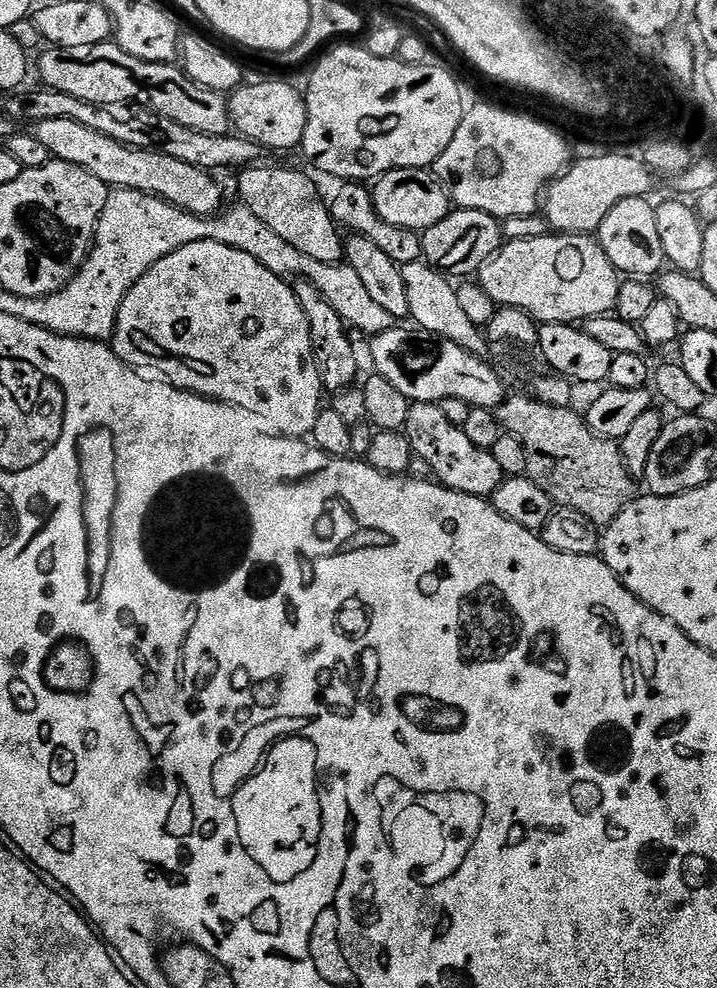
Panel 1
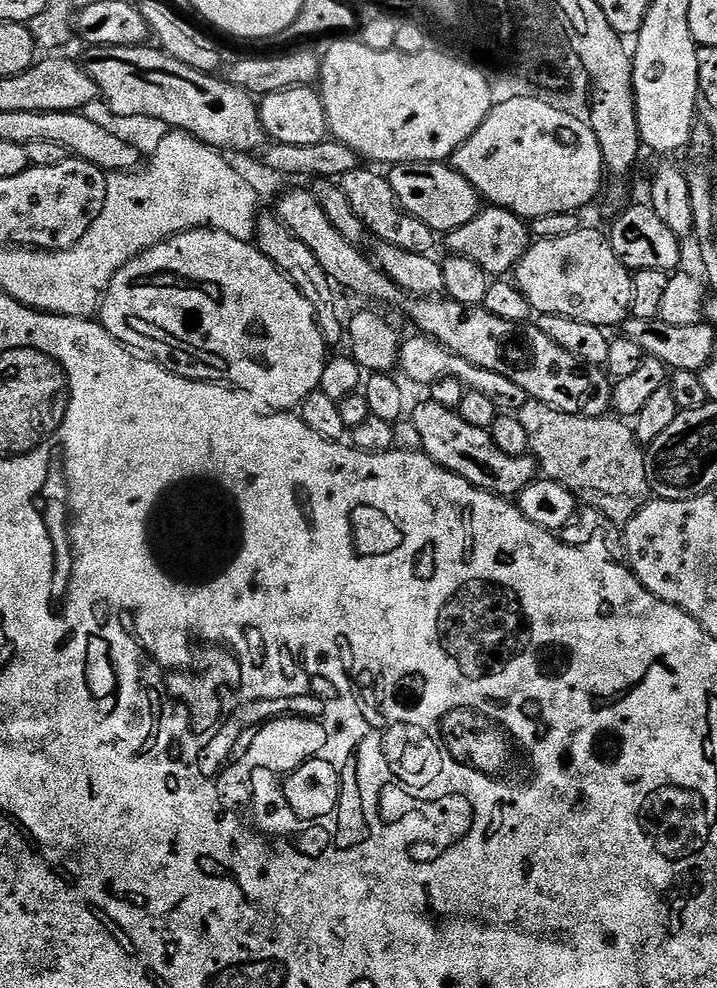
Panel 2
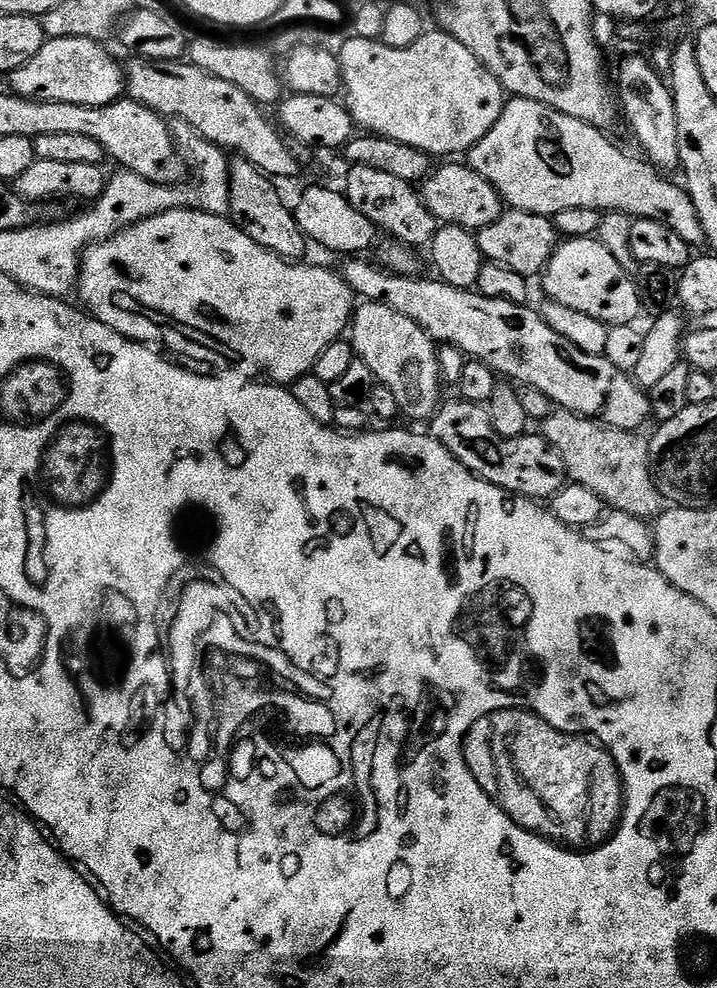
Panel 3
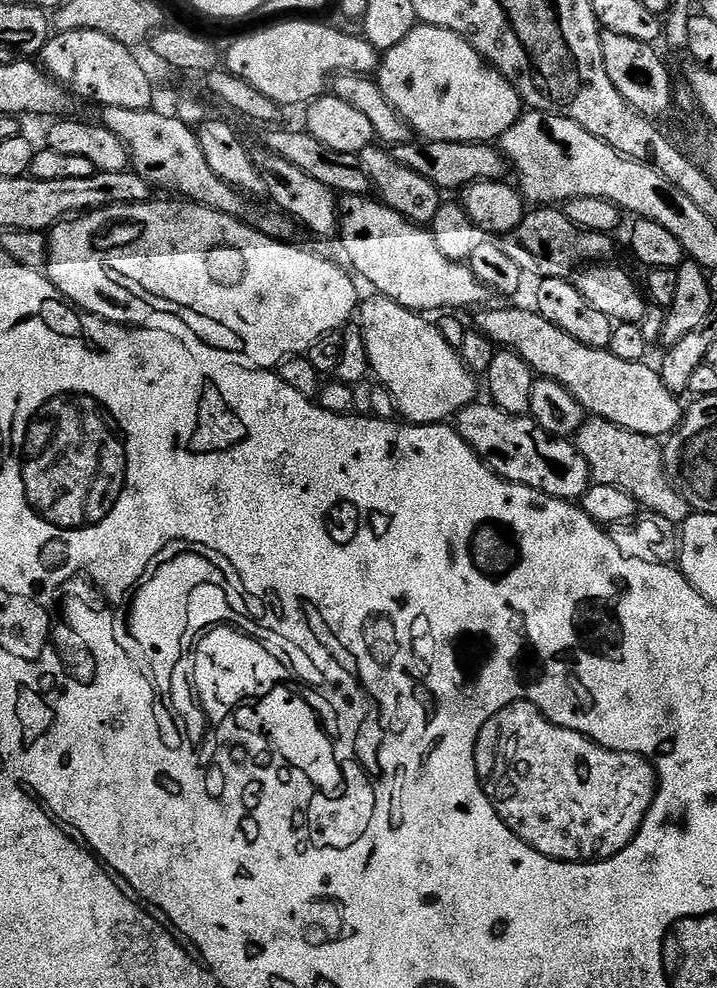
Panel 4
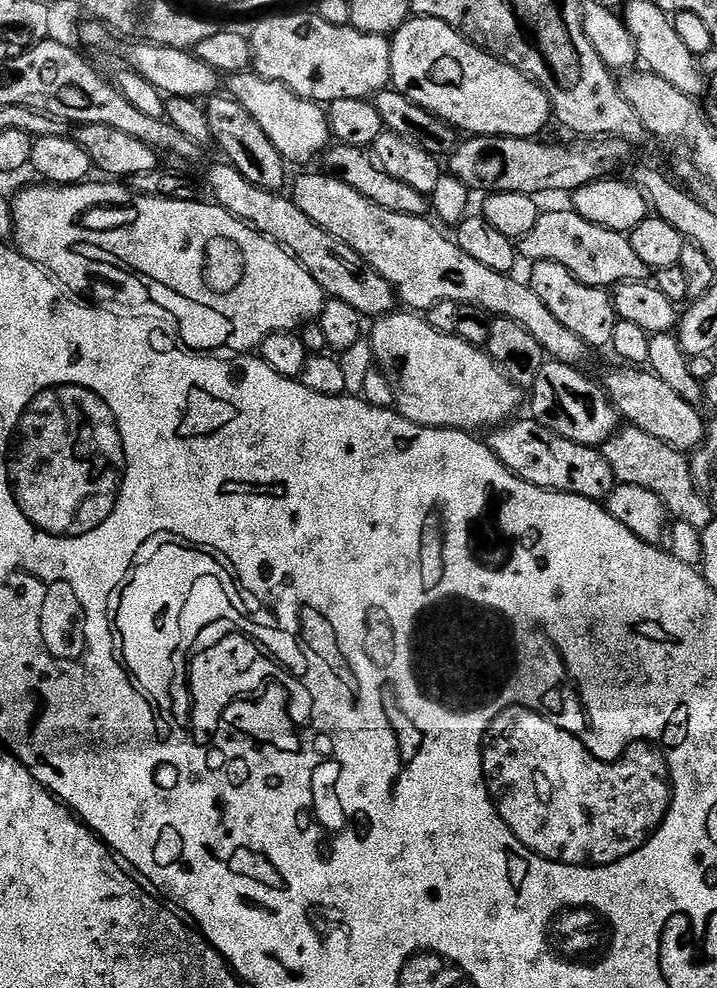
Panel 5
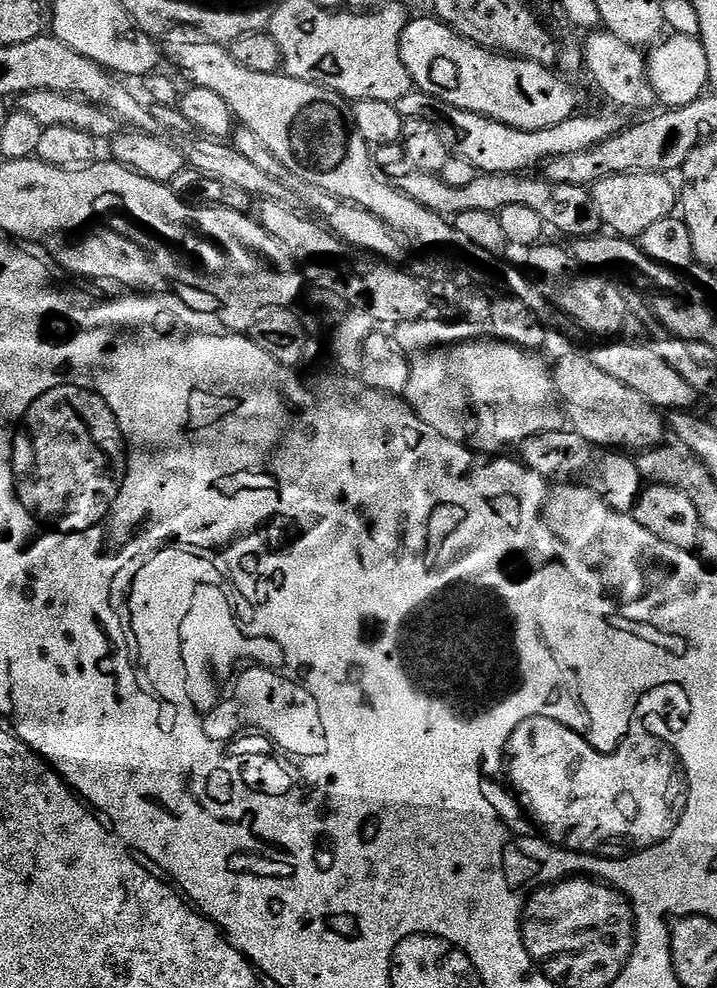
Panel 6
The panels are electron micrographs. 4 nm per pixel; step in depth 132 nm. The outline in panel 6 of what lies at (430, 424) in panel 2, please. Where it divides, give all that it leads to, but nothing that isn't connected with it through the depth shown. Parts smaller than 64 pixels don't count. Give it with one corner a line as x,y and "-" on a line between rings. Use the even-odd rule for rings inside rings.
571,430
540,432
519,445
518,452
524,467
530,471
557,484
577,484
579,488
589,488
616,512
631,513
646,487
646,481
631,455
586,442
586,438

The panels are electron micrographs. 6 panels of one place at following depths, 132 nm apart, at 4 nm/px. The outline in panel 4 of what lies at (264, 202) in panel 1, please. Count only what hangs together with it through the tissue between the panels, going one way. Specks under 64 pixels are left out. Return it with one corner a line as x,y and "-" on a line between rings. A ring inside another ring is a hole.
531,307
491,308
479,313
479,331
501,349
517,352
537,377
562,385
584,407
585,413
657,438
671,436
683,420
685,409
682,404
680,408
681,397
664,385
659,371
648,362
622,362
613,352
582,346
582,342
574,342
570,334
546,322

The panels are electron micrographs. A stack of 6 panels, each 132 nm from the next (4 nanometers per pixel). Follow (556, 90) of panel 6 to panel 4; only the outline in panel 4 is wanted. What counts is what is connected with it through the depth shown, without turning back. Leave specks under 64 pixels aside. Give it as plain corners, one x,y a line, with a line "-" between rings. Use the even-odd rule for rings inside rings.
417,23
402,42
385,51
378,69
378,83
394,110
398,110
413,133
425,141
471,144
496,142
506,134
506,130
510,130
510,126
518,123
522,115
522,101
511,82
483,56
479,56
458,34
442,30
438,26

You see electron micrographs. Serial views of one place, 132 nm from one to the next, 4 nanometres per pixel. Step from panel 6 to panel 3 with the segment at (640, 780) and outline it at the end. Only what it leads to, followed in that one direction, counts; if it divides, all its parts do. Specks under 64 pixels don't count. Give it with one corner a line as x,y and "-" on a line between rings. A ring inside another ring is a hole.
503,708
475,720
464,736
463,745
464,761
470,770
470,774
474,774
474,782
478,782
478,786
482,786
482,790
488,797
518,826
522,826
539,836
544,836
553,844
561,845
574,852
590,852
594,848
607,846
610,838
620,836
618,824
620,823
620,816
624,812
624,783
620,780
620,771
614,762
614,758
605,748
600,747
599,743
584,736
571,736
569,732
559,732
554,726
545,722
541,716
536,715
535,712
529,712
522,708

